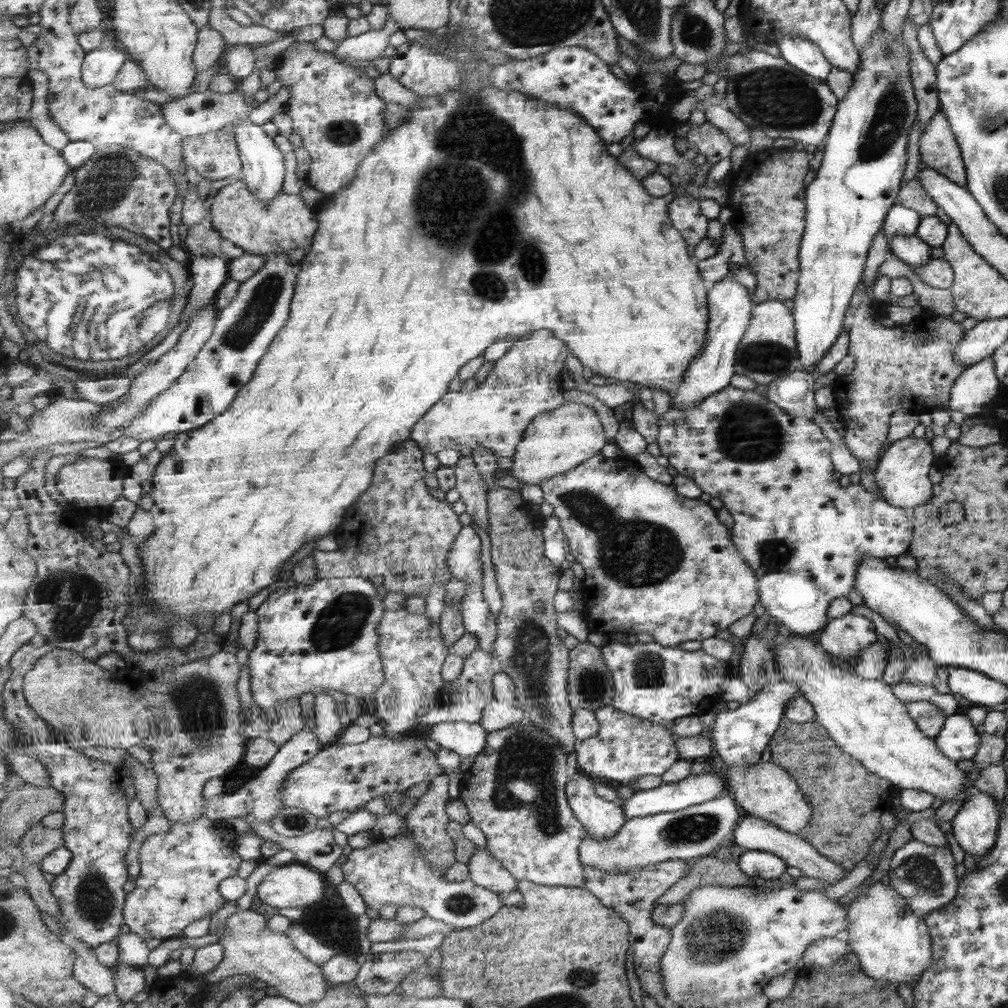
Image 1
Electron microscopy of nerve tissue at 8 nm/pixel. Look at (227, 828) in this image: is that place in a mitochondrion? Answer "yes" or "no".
no

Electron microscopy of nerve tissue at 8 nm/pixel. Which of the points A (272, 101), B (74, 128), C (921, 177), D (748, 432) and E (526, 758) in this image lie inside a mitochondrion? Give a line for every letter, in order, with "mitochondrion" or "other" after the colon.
A: other
B: other
C: other
D: mitochondrion
E: mitochondrion

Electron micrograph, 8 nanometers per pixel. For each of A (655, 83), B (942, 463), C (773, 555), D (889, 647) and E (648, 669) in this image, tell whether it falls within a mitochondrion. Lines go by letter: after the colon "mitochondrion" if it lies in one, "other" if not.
A: other
B: other
C: mitochondrion
D: other
E: mitochondrion

